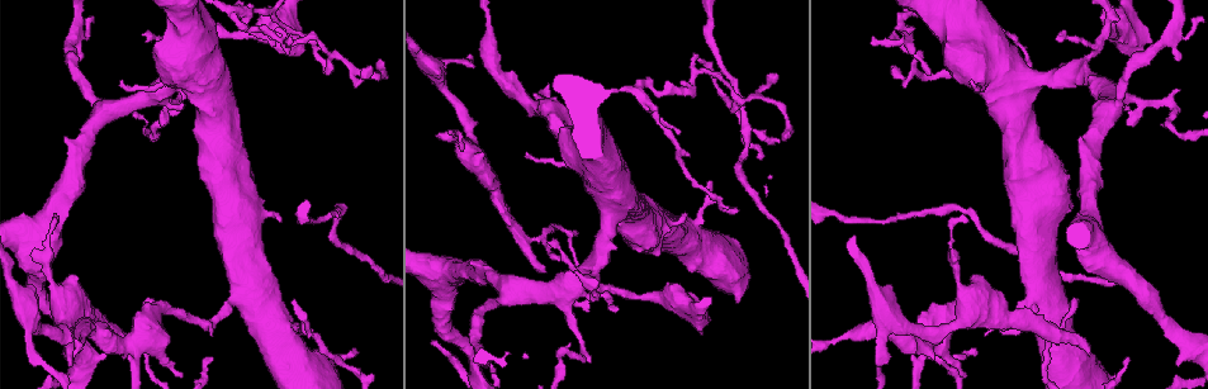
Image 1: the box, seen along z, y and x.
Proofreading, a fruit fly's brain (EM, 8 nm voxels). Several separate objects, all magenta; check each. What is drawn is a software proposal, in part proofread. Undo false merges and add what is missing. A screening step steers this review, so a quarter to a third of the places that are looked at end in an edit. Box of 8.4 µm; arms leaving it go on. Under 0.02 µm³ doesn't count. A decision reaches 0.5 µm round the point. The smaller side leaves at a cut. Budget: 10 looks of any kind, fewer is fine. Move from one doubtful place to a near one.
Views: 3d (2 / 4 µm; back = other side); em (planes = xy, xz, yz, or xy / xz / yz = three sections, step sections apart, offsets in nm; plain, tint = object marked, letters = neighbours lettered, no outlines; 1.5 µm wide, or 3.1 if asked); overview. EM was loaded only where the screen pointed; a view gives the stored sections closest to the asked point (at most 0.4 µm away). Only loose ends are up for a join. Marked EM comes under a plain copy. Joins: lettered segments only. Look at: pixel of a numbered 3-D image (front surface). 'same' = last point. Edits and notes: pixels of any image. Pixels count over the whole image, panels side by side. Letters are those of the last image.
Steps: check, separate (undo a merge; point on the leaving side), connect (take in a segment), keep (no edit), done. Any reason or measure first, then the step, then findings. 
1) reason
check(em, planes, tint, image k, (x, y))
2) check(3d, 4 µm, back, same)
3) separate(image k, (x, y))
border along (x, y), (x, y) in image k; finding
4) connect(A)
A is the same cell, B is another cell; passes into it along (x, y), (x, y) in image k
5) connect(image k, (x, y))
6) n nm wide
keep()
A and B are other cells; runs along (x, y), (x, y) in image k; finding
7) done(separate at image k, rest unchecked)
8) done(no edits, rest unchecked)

thin end
check(em, planes, letters, image 1, (730, 208))

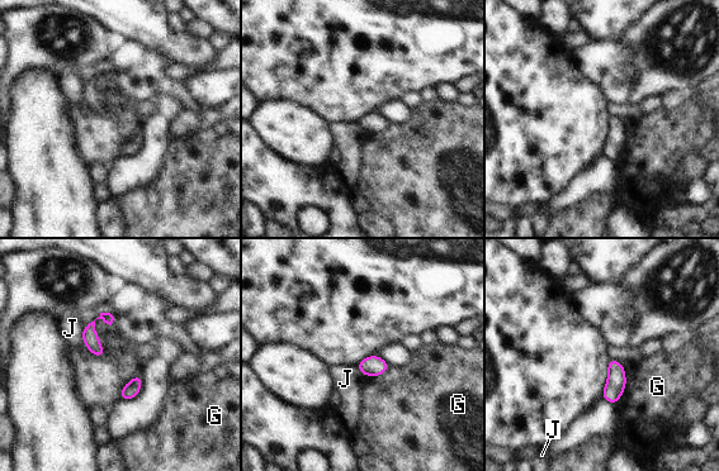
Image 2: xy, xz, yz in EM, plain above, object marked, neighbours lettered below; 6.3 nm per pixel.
keep()
G and J are other cells; border along (81, 328), (84, 343) in image 2; no lettered segment goes on from it

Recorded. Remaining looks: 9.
branch stops here
check(em, planes, letters, image 1, (278, 219))

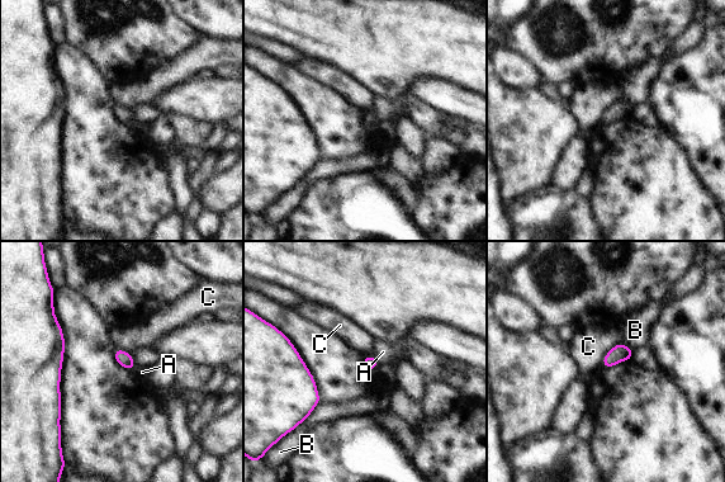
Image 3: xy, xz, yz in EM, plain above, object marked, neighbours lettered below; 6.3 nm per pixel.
connect(A)
A is the same cell, B and C are other cells; passes into it along (369, 363), (375, 359), (383, 351) in image 3; the neuron continues

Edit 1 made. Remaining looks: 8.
free end
check(3d, 2 µm, back, image 1, (53, 221))

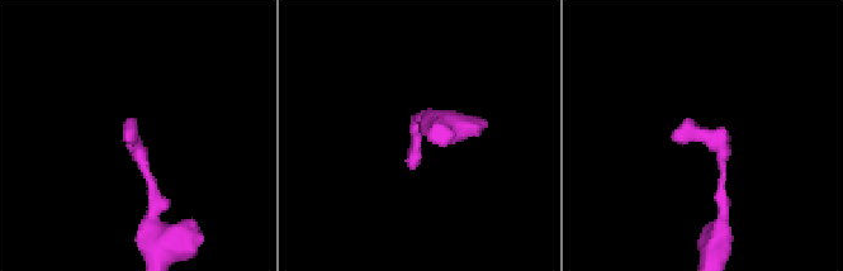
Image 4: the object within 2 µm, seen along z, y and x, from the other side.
now the EM
check(em, planes, letters, image 4, (409, 170))

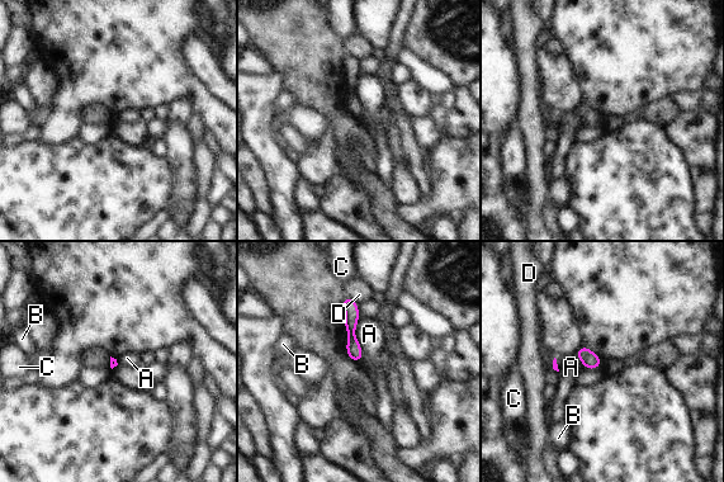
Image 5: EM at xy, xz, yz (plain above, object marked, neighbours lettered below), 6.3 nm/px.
A touches over 280 nm
keep()
A, B, C and D are other cells; border along (359, 317), (355, 338), (362, 360) in image 5; none of them fits

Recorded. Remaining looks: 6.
done(connect at image 3, rest unchecked)

